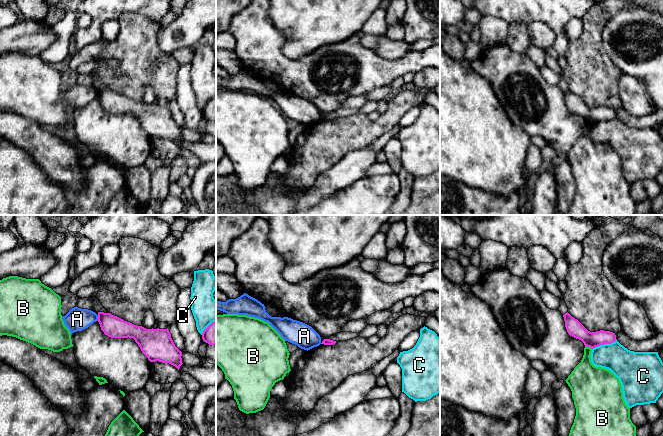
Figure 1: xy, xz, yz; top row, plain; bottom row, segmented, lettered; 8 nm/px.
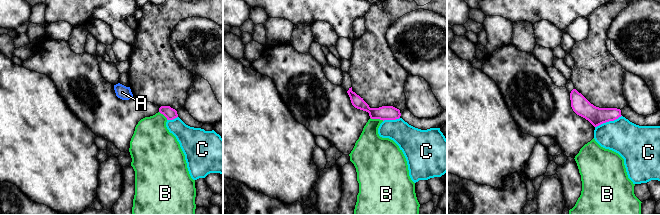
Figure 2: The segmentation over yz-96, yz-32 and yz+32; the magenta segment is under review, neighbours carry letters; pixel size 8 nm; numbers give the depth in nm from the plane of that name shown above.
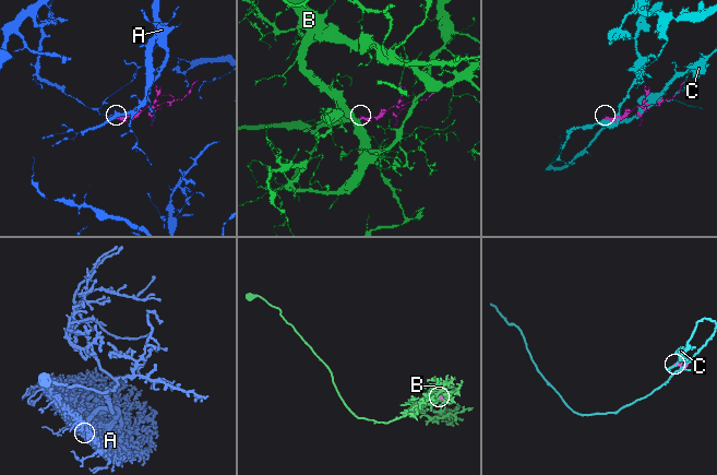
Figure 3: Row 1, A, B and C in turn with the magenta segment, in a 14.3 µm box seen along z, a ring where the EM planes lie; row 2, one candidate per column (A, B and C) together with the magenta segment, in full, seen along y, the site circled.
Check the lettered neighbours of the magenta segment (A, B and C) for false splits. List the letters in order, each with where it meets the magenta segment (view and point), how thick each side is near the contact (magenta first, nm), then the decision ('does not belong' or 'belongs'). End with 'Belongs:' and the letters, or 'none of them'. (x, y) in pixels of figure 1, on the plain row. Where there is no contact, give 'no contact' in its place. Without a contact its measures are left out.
A: contact xy (98, 94); calibres 170 and 190 nm; does not belong
B: contact yz (589, 122); calibres 130 and 240 nm; does not belong
C: contact yz (604, 119); calibres 130 and 240 nm; does not belong
Belongs: none of them

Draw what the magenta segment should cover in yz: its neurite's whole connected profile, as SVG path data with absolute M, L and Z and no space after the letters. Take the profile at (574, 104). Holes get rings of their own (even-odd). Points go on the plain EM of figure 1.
M568 88L563 91L565 103L568 110L576 115L581 116L585 122L595 124L604 120L615 118L616 111L610 107L588 107L577 95L572 93Z

